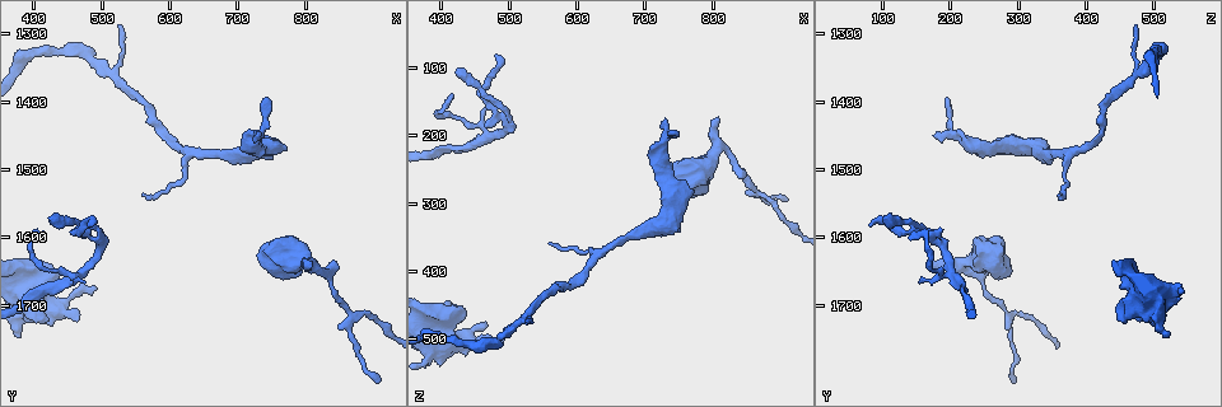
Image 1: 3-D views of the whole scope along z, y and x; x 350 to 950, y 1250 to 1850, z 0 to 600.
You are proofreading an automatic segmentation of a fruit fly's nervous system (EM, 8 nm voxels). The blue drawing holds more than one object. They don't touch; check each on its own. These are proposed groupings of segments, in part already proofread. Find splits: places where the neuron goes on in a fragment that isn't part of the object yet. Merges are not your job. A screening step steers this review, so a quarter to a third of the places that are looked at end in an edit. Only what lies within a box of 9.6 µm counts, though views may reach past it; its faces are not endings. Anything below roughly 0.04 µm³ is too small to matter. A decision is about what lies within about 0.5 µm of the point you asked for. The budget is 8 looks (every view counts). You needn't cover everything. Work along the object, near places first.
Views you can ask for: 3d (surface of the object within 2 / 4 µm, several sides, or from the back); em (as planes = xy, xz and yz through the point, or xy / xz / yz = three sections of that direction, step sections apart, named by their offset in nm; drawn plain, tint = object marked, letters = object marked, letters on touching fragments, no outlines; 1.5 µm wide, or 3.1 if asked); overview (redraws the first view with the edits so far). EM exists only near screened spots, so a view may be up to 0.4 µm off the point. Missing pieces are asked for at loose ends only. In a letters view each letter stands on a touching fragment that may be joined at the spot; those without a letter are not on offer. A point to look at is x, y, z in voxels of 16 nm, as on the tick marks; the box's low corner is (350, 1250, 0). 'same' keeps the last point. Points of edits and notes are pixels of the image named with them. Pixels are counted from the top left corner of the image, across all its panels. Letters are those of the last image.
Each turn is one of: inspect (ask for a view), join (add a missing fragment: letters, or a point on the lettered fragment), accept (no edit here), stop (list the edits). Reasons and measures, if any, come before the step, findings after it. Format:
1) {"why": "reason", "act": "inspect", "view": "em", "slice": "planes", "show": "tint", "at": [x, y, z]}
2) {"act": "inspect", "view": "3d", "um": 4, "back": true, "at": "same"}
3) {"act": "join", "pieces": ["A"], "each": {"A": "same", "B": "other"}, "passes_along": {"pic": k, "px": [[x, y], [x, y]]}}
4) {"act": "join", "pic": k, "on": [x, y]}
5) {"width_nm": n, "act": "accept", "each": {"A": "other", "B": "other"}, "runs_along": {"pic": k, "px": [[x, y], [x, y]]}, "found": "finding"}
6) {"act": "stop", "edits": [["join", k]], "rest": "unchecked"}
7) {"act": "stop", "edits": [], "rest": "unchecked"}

{"why": "an open end", "act": "inspect", "view": "3d", "um": 2, "at": [485, 1670, 505]}

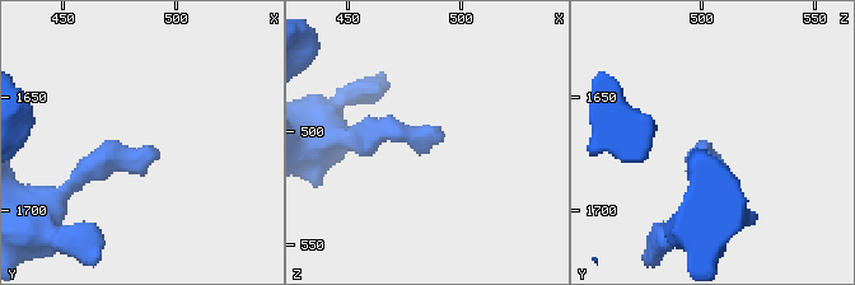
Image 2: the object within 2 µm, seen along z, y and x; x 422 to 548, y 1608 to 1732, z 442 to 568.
{"act": "inspect", "view": "em", "slice": "planes", "show": "letters", "at": [490, 1676, 507]}

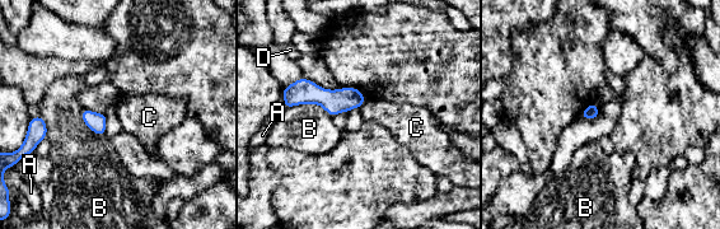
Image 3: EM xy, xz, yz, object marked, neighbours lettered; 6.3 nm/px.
{"act": "accept", "each": {"A": "other", "B": "other", "C": "other", "D": "other"}, "runs_along": {"pic": 3, "px": [[286, 90], [327, 99], [361, 99]]}, "found": "none of them fits"}

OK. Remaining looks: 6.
{"why": "free end", "act": "inspect", "view": "em", "slice": "planes", "show": "letters", "at": [725, 1450, 175]}

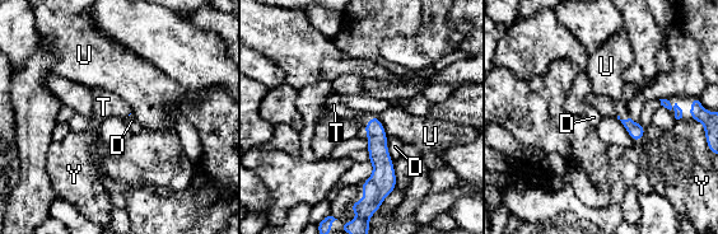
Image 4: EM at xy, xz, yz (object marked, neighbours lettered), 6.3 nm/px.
{"act": "join", "pic": 4, "on": [334, 104], "each": {"D": "other", "T": "same", "U": "other", "Y": "other"}, "passes_along": {"pic": 4, "px": [[378, 153], [369, 121], [334, 104]]}, "found": "the neuron continues"}

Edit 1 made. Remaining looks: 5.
{"why": "branch stops here", "act": "inspect", "view": "em", "slice": "planes", "show": "letters", "at": [845, 1635, 260]}

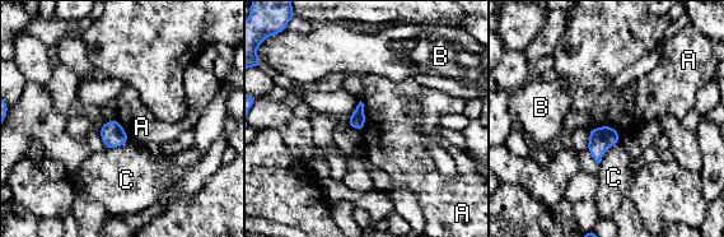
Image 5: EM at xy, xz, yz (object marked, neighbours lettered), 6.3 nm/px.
{"act": "accept", "each": {"A": "other", "B": "other", "C": "other"}, "border": {"pic": 5, "px": [[364, 105], [364, 128], [362, 130]]}, "found": "none of them fits"}

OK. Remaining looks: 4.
{"act": "stop", "edits": [["join", 4]], "rest": "unchecked"}

